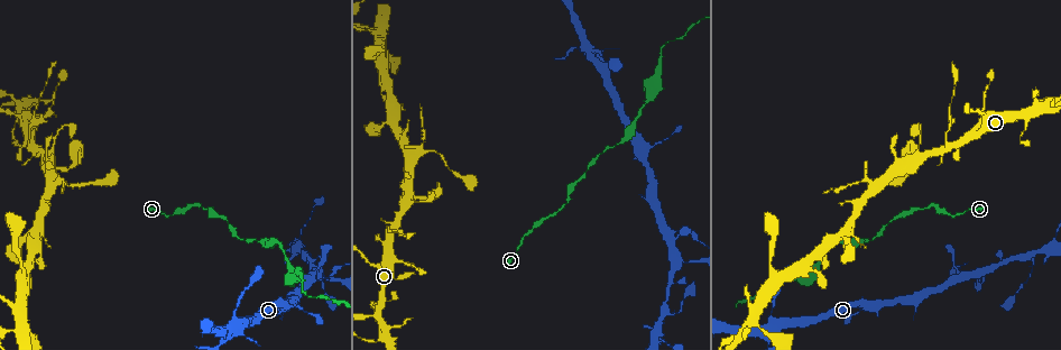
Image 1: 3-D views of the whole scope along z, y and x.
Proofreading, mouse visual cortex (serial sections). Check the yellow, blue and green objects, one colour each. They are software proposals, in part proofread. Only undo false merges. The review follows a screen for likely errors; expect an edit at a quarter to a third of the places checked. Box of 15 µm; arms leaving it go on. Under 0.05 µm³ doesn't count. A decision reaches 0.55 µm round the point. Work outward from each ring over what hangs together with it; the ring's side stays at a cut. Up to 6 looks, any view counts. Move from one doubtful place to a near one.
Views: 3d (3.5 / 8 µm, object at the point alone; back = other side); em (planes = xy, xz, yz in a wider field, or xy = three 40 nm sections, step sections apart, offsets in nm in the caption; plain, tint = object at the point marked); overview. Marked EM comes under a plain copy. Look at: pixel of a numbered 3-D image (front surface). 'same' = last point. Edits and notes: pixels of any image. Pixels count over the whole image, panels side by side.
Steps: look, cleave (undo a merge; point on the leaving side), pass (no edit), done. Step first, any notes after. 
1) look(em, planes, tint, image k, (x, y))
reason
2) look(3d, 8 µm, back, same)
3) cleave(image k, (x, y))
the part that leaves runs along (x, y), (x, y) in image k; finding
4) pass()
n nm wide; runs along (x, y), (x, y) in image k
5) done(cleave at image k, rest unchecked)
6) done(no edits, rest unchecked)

look(3d, 8 µm, image 1, (32, 146))
branch point

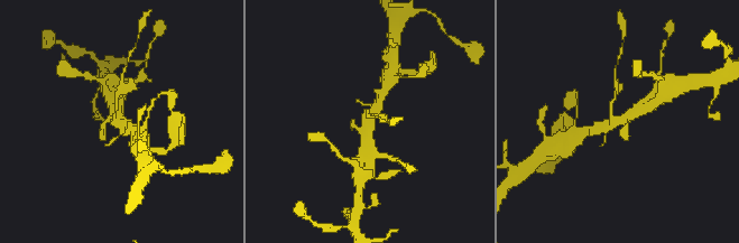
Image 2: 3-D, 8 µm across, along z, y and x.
look(3d, 3.5 µm, back, image 2, (368, 122))
closer look

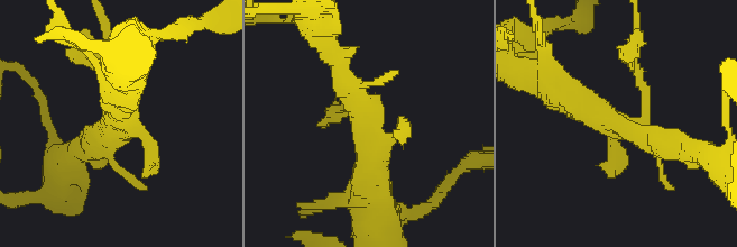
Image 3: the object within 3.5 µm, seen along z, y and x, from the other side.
look(em, xy, step 1, tint, image 3, (119, 131))
now the EM

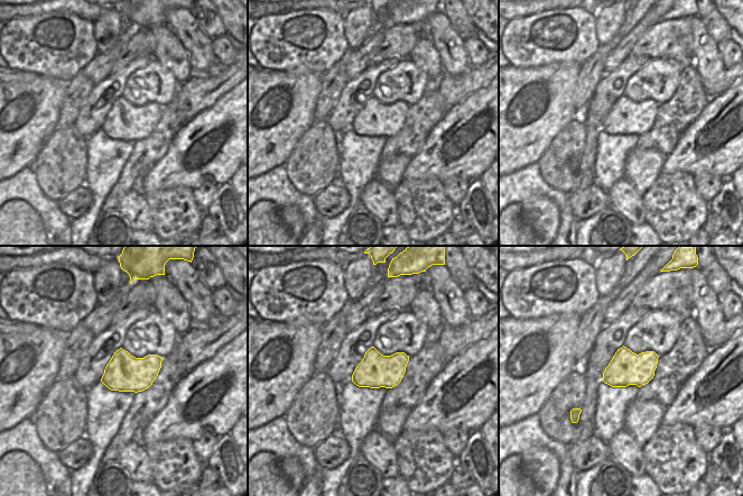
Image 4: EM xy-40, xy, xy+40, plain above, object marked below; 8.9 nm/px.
cleave(image 3, (635, 66))
a second cell is stuck on

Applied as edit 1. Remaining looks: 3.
look(3d, 3.5 µm, image 1, (23, 322))
thin neck

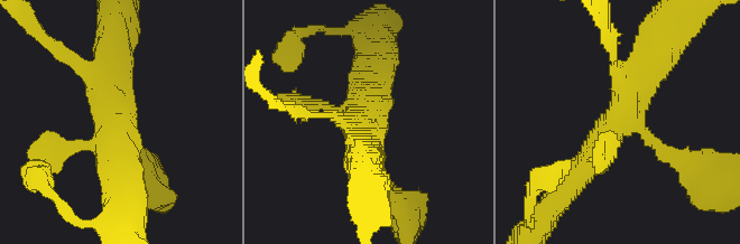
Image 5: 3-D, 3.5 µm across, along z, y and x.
look(em, xy, step 2, tint, image 5, (371, 132))
4 arms; arms of 200, 200, 450, 500 nm; now the EM

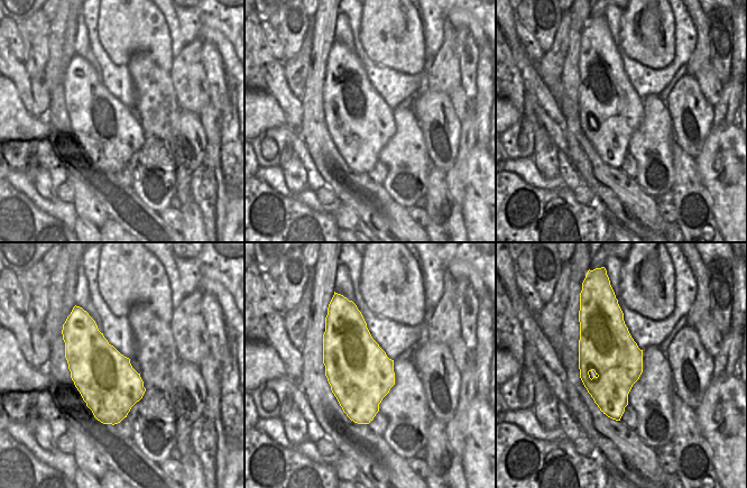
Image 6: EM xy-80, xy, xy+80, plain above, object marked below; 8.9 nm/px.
pass()
600 nm wide; runs along (662, 45), (630, 113), (579, 171) in image 5; continuous, no second cell

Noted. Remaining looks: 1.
done(cleave at image 3, rest unchecked)

